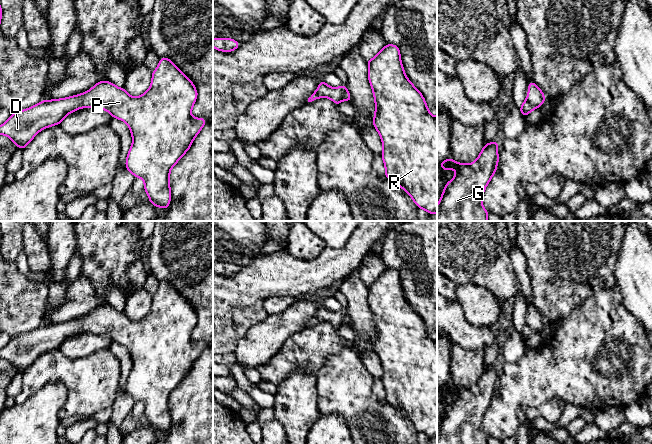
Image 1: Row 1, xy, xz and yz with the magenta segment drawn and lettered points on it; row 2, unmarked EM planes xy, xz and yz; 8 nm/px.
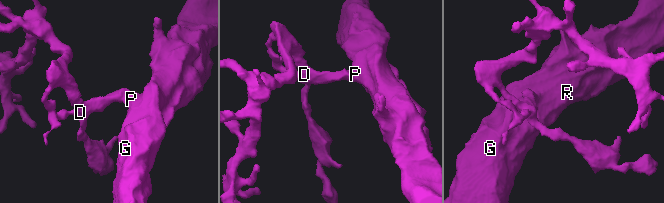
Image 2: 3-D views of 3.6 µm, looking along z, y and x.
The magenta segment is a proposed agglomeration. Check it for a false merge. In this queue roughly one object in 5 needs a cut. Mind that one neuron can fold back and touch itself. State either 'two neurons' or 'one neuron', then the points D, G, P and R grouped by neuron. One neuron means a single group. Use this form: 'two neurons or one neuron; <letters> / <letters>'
one neuron; D G P R

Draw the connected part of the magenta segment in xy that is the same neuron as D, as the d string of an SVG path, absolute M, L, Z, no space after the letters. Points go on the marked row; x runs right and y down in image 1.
M167 57L160 58L158 67L152 72L152 81L149 89L139 97L131 97L124 88L119 88L110 81L99 81L89 91L62 99L42 100L25 110L12 113L9 119L0 125L0 134L9 137L14 144L24 149L41 130L60 125L61 121L70 113L80 108L104 109L112 118L124 121L133 138L131 148L126 157L125 167L135 178L144 180L144 190L156 208L167 209L171 201L170 170L189 150L193 140L206 124L205 118L193 118L191 111L197 99L198 92L193 82Z

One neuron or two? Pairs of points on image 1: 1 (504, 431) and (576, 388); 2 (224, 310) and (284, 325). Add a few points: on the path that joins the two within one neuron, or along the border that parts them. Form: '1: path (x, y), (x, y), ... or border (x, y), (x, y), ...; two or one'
1: path (510, 409), (531, 388), (554, 388); one
2: border (269, 315), (256, 322), (245, 335); two

